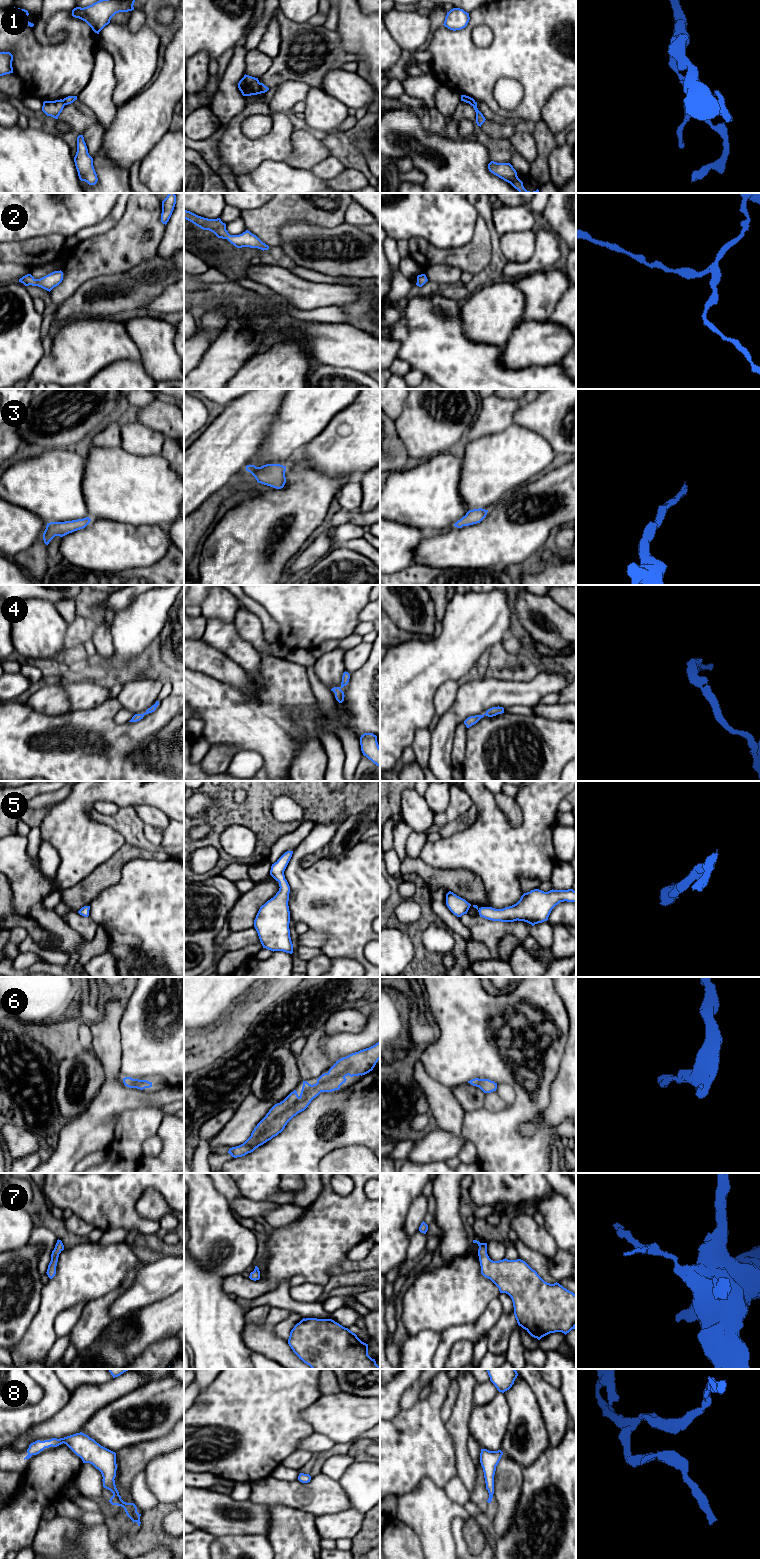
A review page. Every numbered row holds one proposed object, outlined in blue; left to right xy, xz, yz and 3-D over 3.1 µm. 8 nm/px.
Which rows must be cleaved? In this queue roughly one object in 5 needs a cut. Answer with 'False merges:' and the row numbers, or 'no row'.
False merges: 1

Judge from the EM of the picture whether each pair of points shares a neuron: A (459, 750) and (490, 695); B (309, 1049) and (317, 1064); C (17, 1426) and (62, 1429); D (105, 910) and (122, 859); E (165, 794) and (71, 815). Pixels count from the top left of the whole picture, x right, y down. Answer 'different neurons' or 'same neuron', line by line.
A: different neurons
B: same neuron
C: different neurons
D: different neurons
E: same neuron

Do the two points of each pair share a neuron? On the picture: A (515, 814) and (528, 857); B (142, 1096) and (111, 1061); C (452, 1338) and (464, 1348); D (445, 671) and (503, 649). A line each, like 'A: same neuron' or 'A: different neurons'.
A: different neurons
B: same neuron
C: different neurons
D: different neurons

